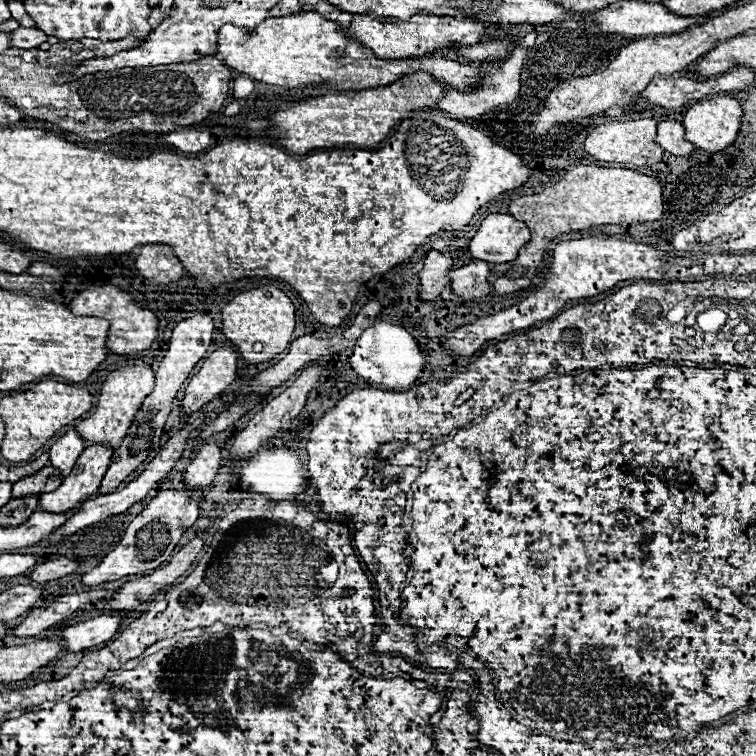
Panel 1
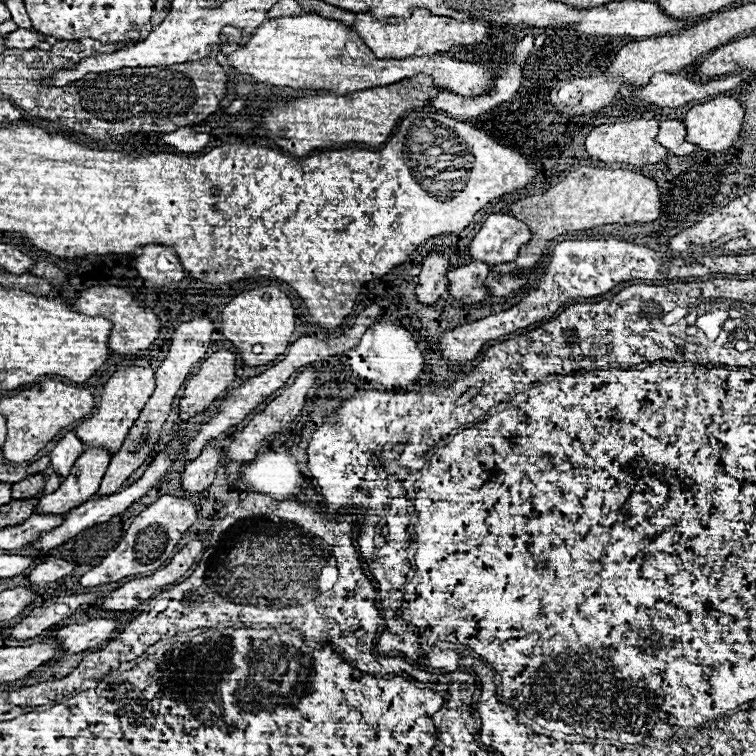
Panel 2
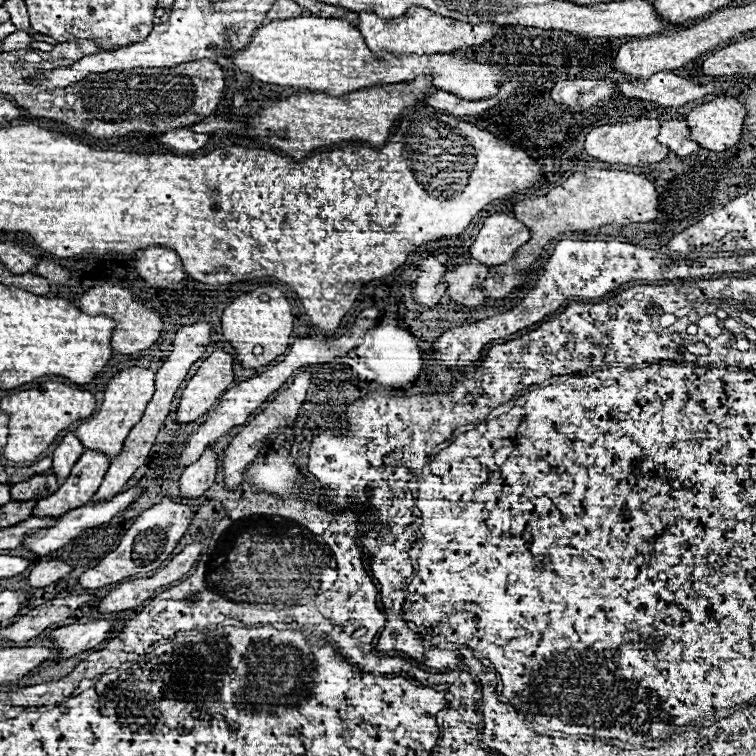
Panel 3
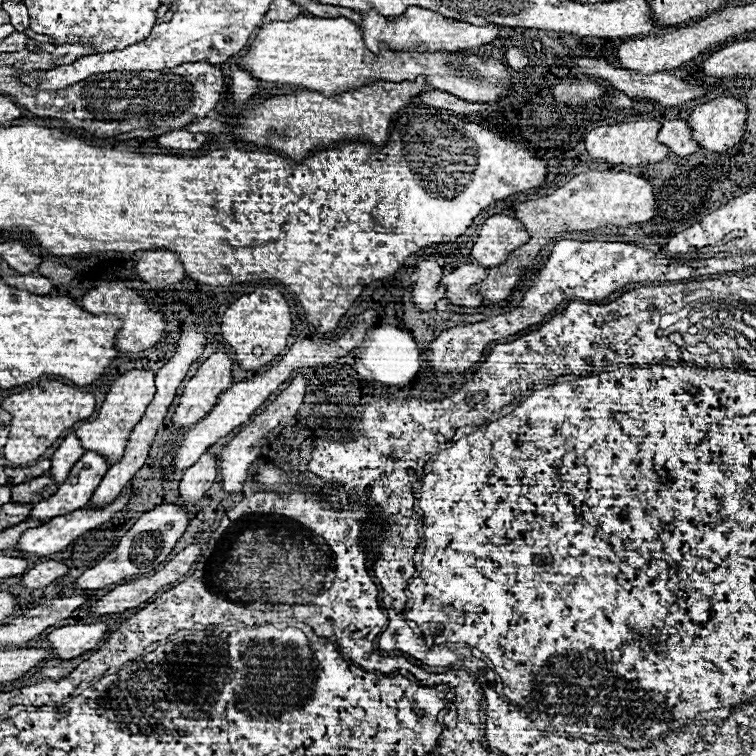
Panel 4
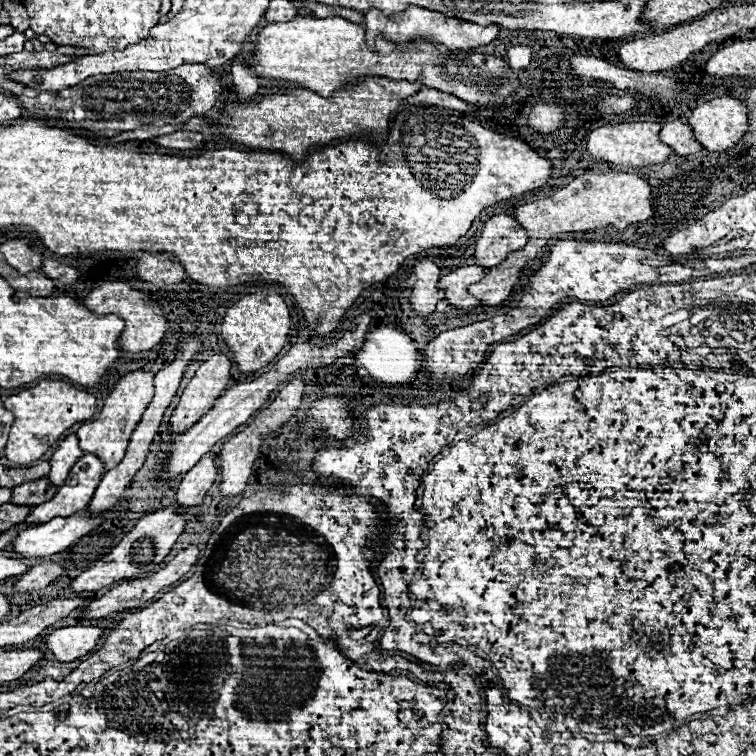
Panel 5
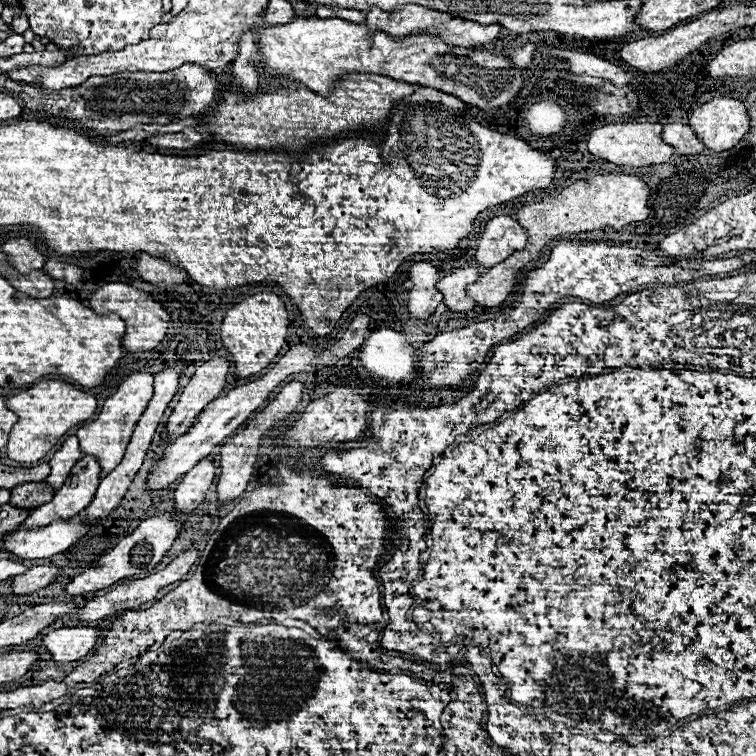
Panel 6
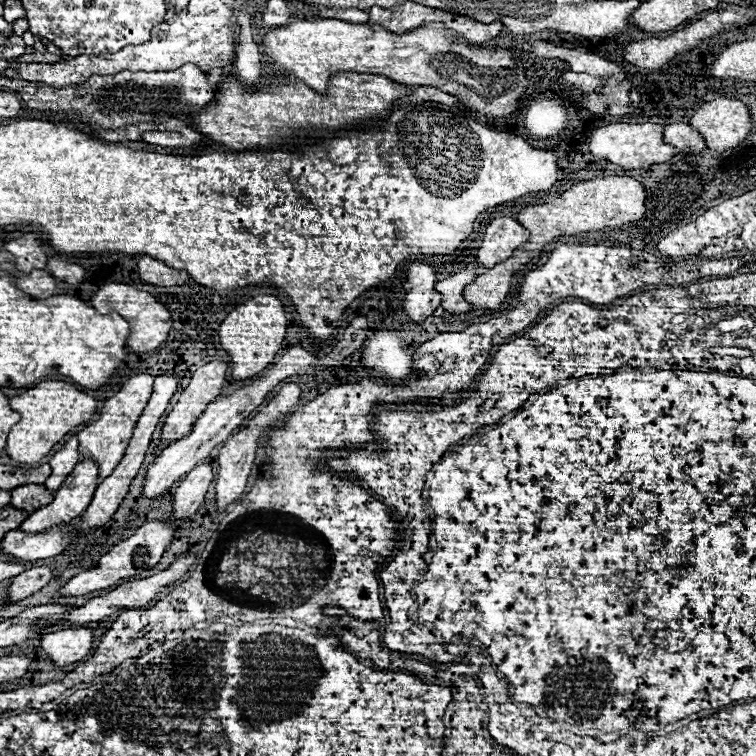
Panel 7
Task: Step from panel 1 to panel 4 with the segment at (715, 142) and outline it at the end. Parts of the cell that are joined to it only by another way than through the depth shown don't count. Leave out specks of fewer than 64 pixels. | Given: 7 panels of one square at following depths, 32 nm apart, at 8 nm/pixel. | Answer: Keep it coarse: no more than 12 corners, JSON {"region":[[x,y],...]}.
{"region":[[714,98],[688,116],[692,138],[710,152],[740,142],[746,106]]}

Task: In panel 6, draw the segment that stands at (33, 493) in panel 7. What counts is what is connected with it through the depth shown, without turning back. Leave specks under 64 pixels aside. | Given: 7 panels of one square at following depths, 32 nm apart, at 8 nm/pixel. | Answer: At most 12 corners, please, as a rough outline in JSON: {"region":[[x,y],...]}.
{"region":[[26,482],[12,488],[10,504],[36,508],[54,498],[46,482]]}

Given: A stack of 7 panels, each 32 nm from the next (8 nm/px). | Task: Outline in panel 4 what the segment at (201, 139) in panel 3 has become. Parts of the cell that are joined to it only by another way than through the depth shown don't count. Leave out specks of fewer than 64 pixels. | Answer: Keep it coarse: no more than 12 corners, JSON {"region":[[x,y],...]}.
{"region":[[184,128],[162,134],[164,148],[198,150],[206,134],[192,134]]}

